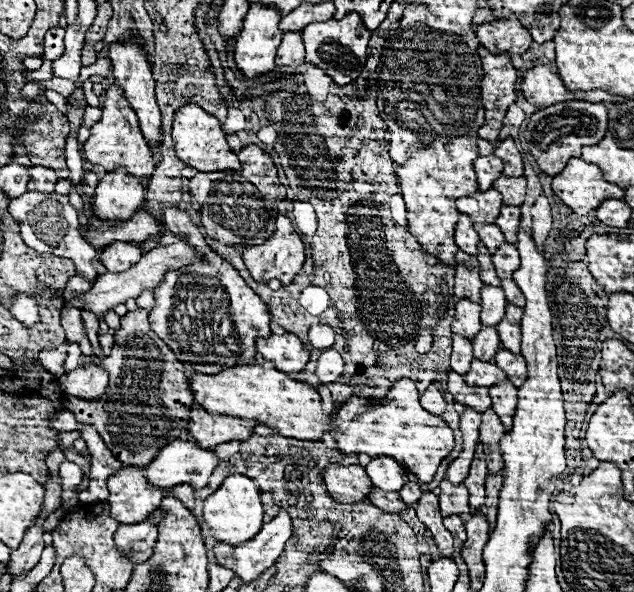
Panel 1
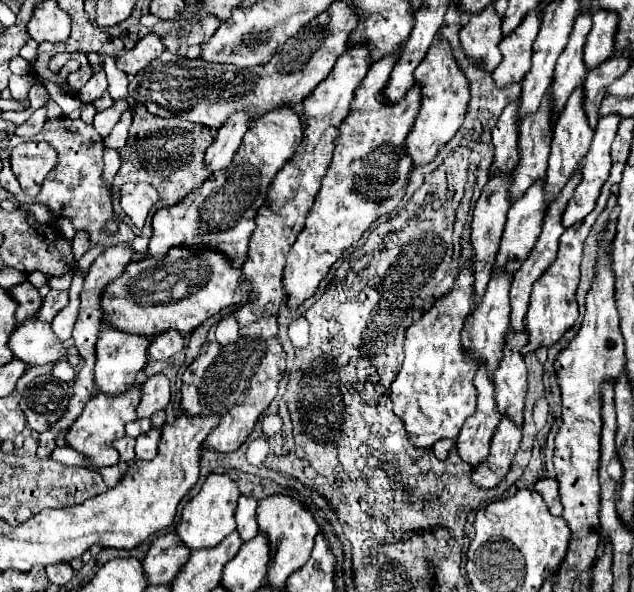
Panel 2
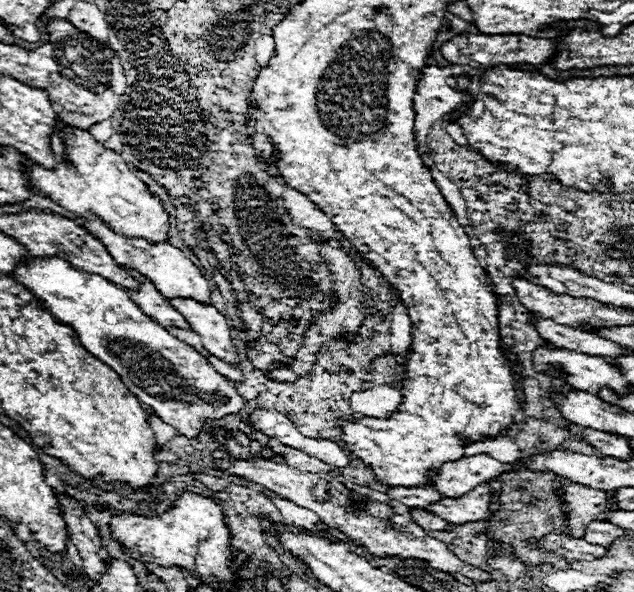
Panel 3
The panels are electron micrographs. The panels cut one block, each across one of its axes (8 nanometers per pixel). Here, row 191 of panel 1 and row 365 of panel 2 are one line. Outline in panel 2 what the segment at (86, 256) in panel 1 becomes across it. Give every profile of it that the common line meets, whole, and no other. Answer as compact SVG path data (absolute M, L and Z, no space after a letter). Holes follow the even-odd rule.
M36 316L14 330L14 334L10 336L10 348L16 358L32 366L56 362L58 358L66 356L66 348L56 342L50 324L40 324Z

